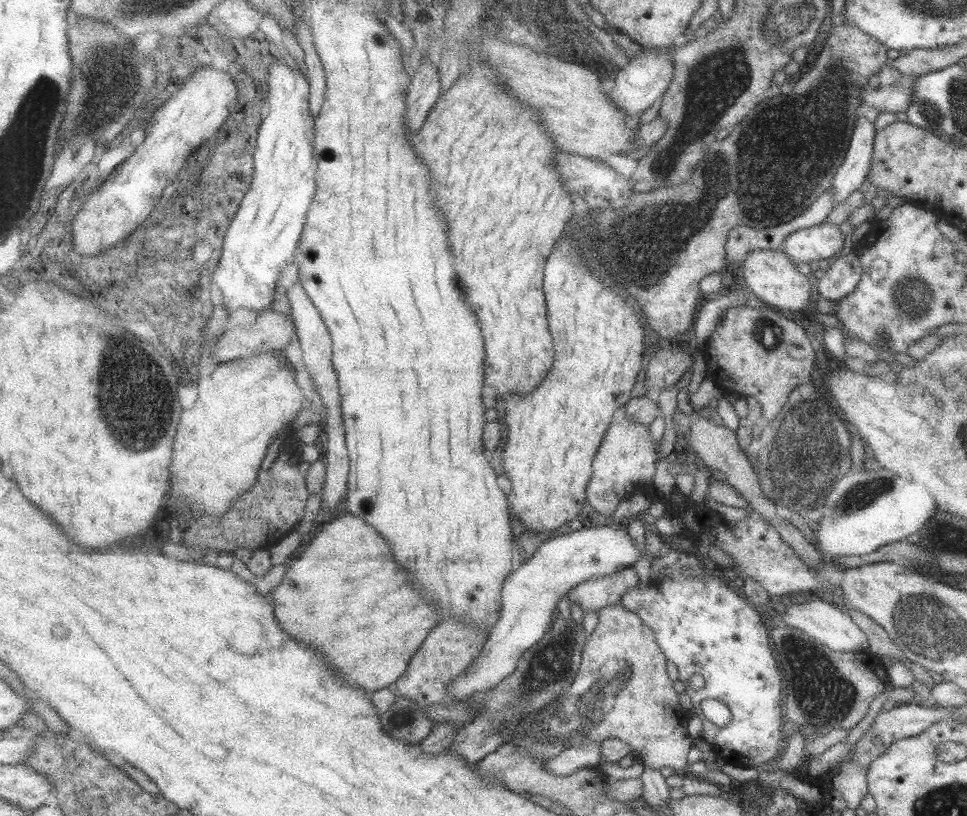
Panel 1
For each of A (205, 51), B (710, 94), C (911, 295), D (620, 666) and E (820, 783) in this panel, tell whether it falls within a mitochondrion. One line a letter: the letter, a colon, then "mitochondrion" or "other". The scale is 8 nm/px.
A: other
B: mitochondrion
C: mitochondrion
D: mitochondrion
E: other

